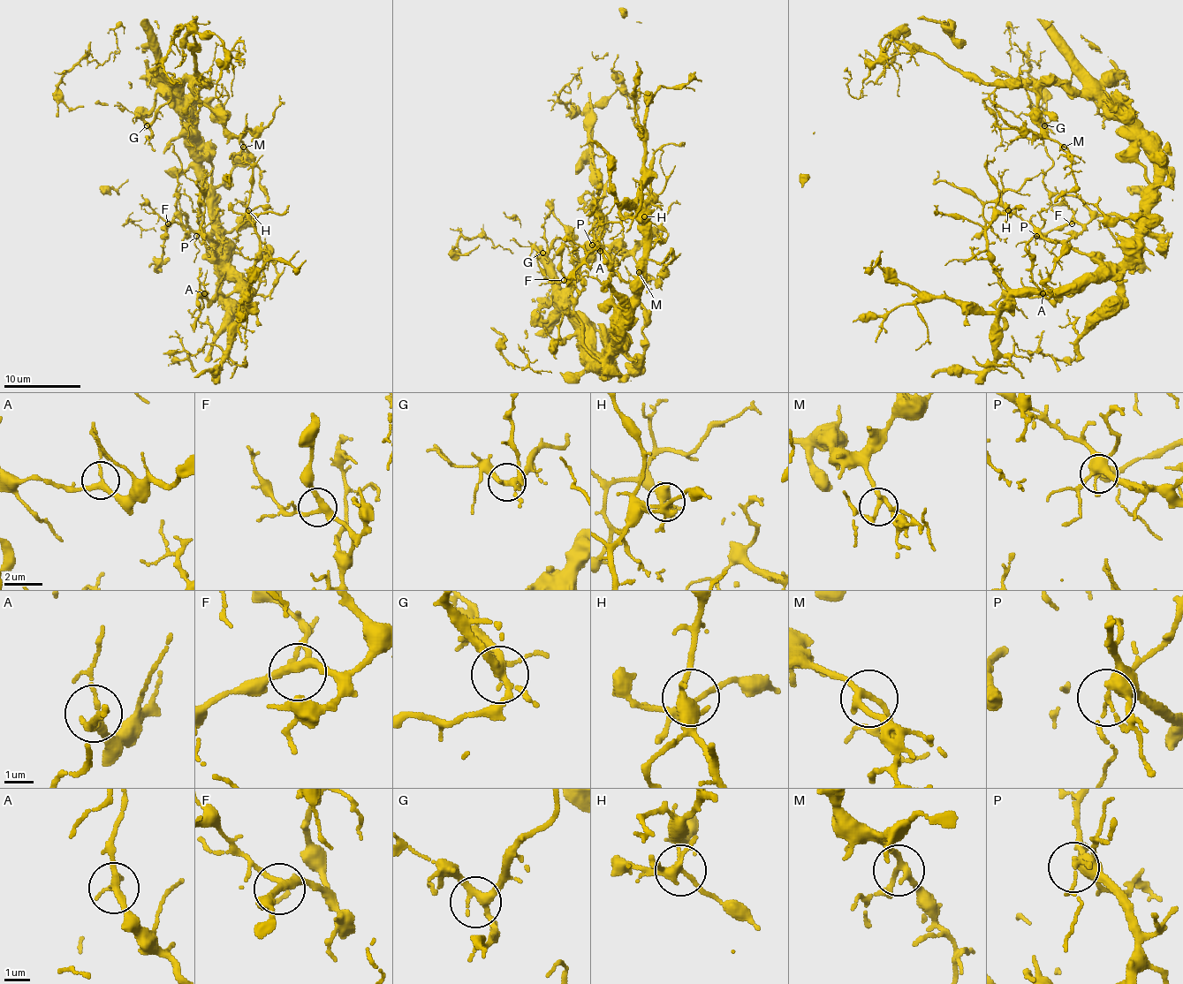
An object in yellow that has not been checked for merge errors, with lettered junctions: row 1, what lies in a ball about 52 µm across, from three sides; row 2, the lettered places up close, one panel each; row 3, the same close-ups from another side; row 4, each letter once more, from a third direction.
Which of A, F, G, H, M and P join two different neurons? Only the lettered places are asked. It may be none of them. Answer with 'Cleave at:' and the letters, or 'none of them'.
Cleave at: none of them

